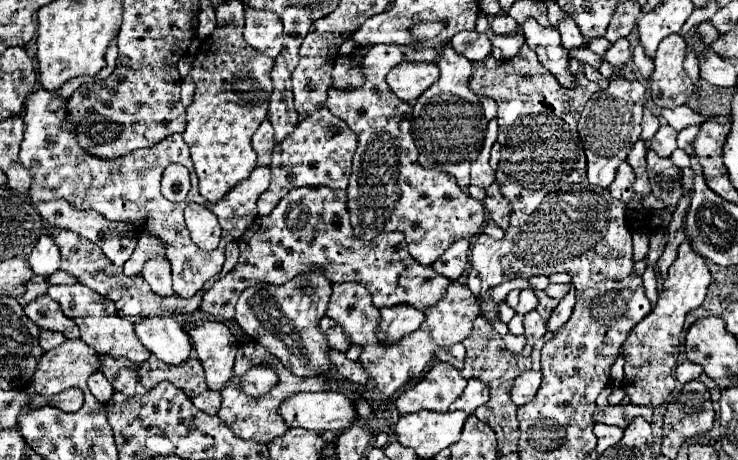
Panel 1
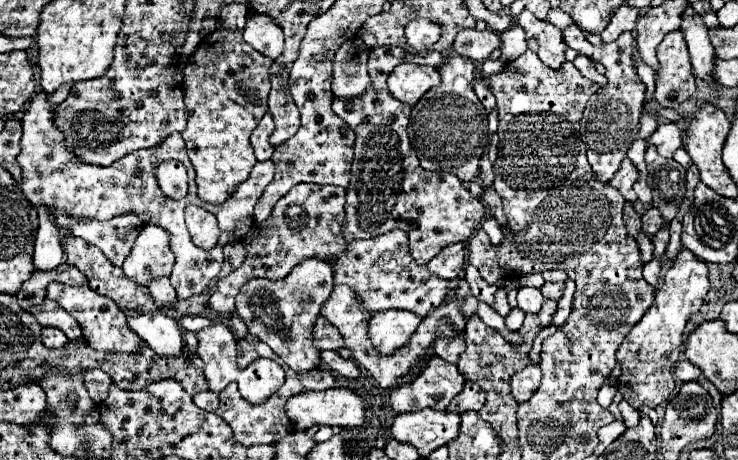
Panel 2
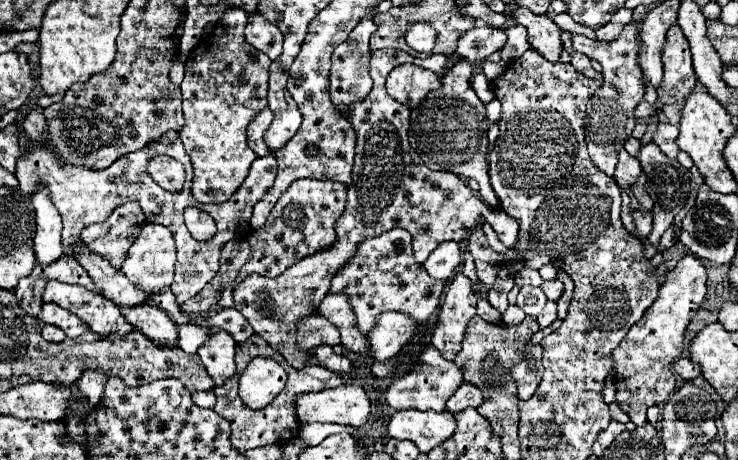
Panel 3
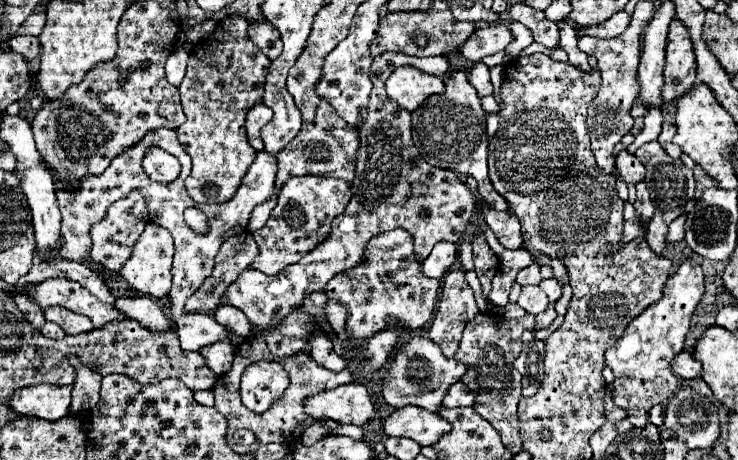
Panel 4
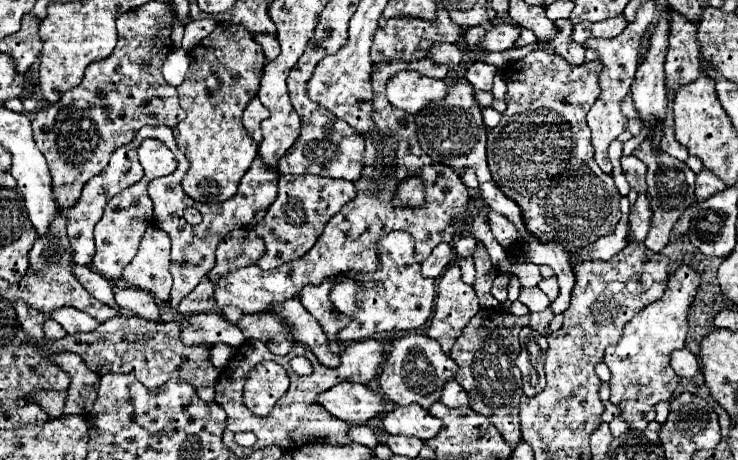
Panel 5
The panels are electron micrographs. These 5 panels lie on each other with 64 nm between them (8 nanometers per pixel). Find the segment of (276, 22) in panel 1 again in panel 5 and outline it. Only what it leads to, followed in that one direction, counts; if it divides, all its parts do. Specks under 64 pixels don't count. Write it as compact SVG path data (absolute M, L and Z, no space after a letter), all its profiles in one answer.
M260 34L260 36L252 36L252 38L262 46L264 54L266 54L266 60L278 58L278 54L280 54L280 44L278 44L278 38L276 38L276 36L264 36L264 34Z

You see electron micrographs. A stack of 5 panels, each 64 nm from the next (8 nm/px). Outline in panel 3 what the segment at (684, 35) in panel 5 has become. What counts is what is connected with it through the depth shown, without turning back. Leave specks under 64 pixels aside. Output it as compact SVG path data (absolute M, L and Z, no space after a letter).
M672 26L668 30L666 44L662 46L662 64L664 78L658 88L658 102L676 104L686 100L696 86L696 74L692 68L688 40L678 26Z

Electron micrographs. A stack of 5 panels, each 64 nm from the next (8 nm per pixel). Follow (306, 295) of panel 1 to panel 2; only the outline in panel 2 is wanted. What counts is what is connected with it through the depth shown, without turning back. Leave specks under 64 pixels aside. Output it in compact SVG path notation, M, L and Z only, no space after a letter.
M310 258L298 264L284 280L250 280L236 296L236 314L246 324L248 332L266 342L294 372L304 374L320 368L320 348L314 344L312 328L320 316L322 304L332 292L332 266L324 260Z

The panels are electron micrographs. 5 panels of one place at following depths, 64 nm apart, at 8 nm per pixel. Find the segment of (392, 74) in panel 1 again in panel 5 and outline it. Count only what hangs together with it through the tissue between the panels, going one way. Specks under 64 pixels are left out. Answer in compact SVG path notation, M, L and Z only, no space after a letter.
M400 70L386 84L386 94L392 106L406 110L408 114L420 112L428 102L444 98L448 92L444 80L422 76L414 70Z

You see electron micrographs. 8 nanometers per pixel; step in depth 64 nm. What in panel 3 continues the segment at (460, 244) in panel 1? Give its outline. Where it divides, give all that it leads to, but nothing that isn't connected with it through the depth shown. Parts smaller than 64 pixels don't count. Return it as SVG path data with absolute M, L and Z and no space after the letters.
M458 242L440 244L424 262L424 268L434 278L452 278L462 262L462 246Z

